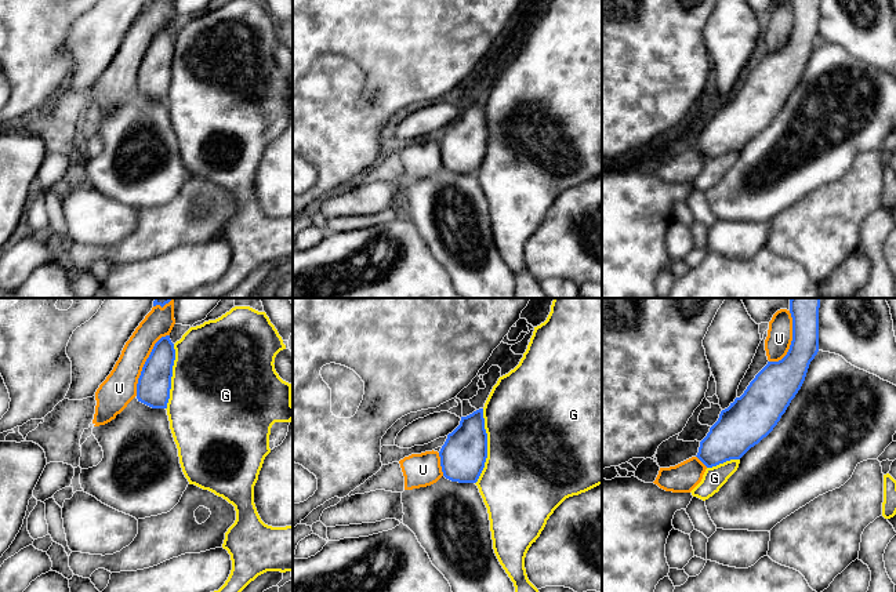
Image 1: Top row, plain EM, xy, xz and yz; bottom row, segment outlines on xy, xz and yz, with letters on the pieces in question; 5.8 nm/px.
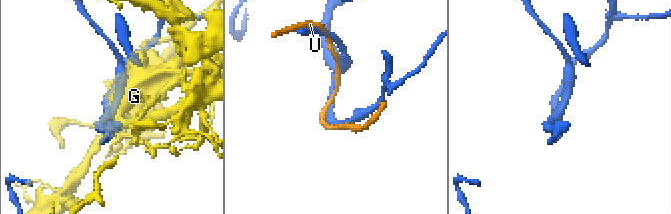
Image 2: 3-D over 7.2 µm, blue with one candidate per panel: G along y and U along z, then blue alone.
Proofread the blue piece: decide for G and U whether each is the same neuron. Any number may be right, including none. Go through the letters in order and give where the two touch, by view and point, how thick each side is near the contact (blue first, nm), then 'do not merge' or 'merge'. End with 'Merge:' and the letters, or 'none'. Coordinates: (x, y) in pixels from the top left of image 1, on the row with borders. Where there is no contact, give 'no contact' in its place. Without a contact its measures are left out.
G: meets blue in xz at (486, 446); 260 nm thick on the blue side, 500 nm on the other; do not merge
U: meets blue in xy at (145, 363); 190 nm thick on the blue side, 200 nm on the other; merge
Merge: U

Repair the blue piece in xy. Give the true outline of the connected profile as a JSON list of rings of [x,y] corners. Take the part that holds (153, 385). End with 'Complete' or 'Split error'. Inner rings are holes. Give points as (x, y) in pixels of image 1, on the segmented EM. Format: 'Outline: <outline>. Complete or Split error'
Outline: [[[170,335],[162,337],[155,344],[138,378],[138,402],[152,408],[167,408],[174,360],[175,349]]]. Complete

